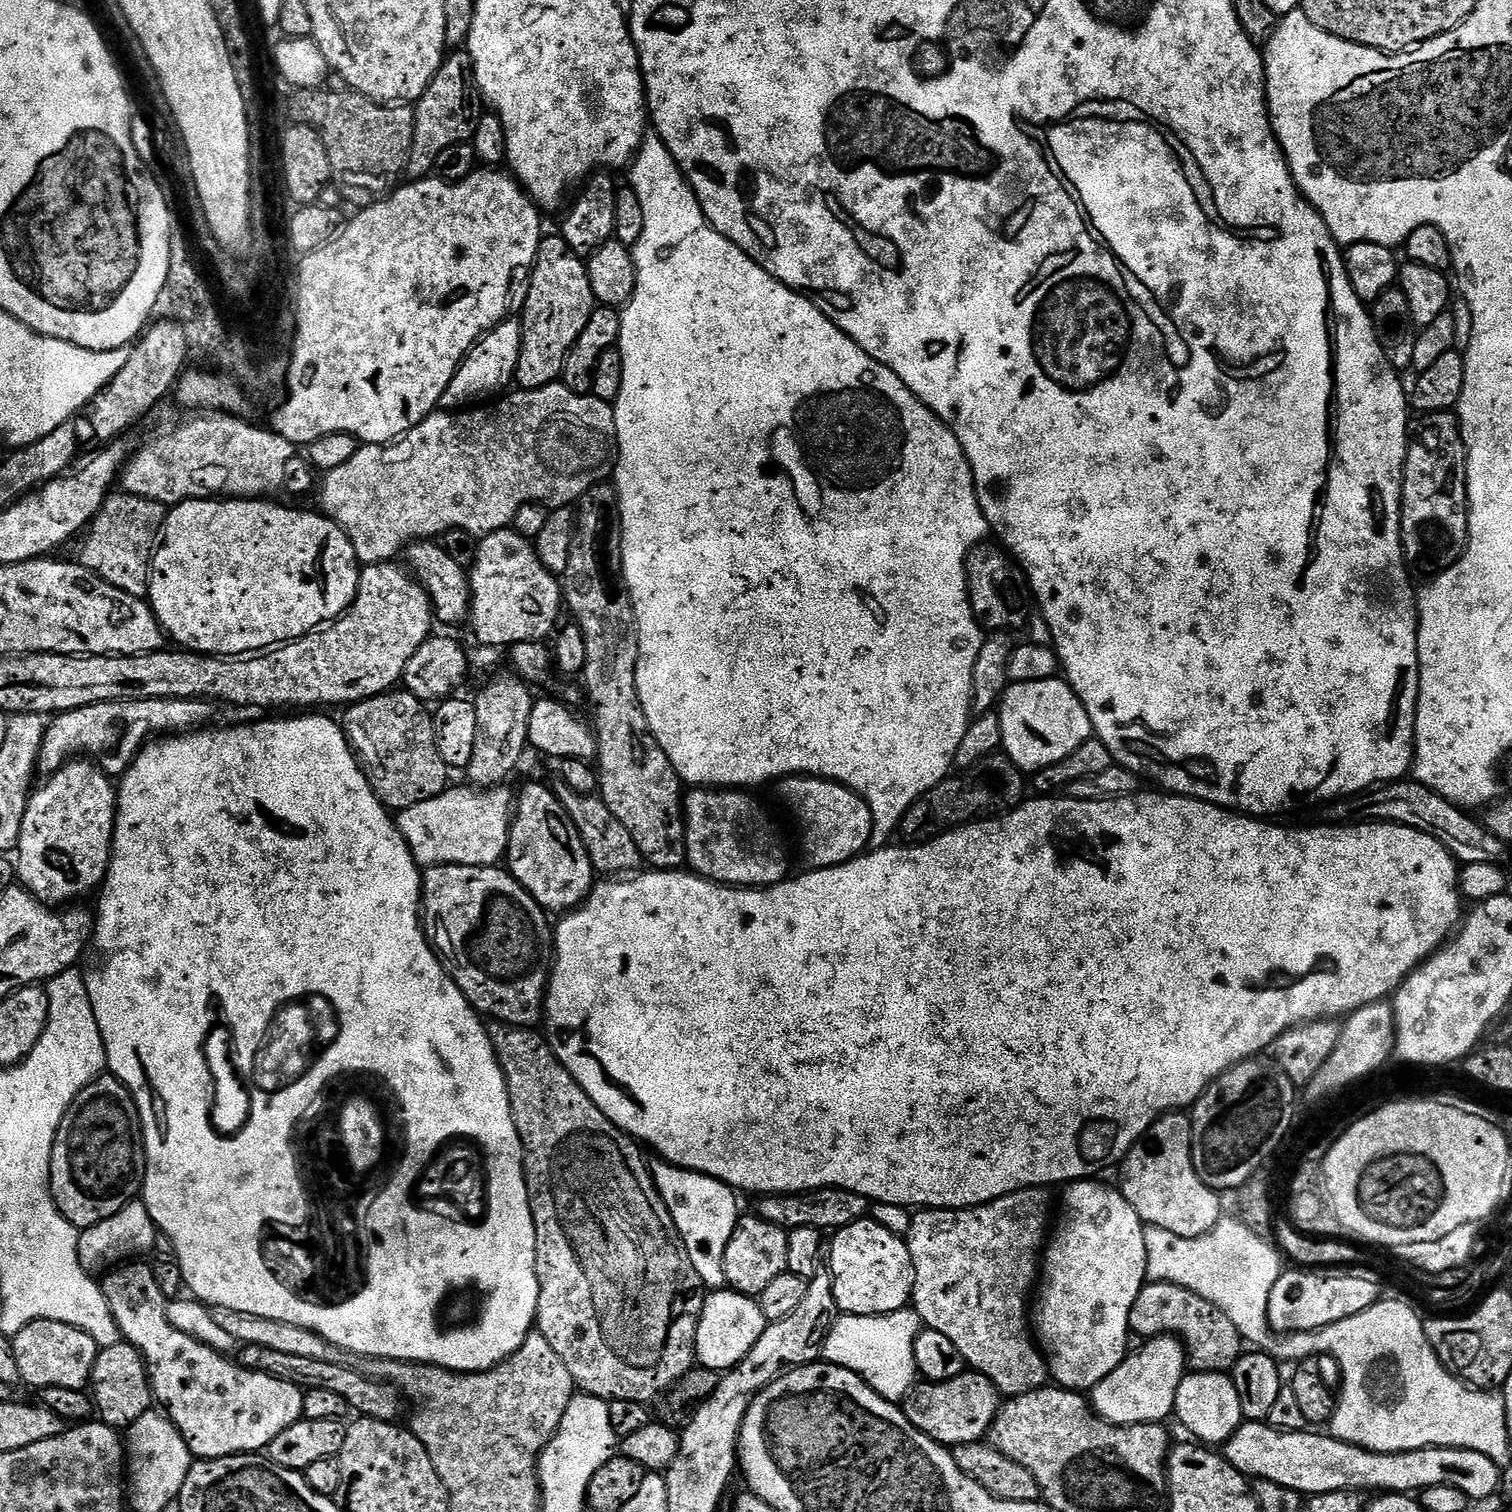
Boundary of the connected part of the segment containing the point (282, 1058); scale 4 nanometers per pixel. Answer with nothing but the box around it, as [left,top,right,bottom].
[208,992,344,1140]

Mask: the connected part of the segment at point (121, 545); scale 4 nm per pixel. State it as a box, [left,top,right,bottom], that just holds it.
[78,495,169,598]

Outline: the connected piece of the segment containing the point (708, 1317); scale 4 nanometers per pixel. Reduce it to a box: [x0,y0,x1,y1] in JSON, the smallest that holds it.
[695,1290,770,1374]

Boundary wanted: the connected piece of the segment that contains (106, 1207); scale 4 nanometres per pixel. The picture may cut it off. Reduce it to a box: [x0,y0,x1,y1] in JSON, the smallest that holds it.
[50,1074,144,1230]

